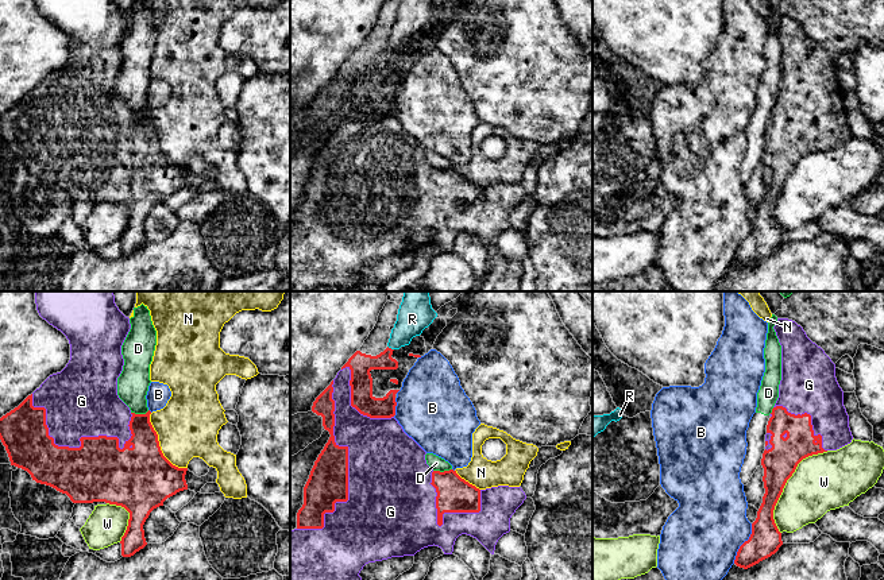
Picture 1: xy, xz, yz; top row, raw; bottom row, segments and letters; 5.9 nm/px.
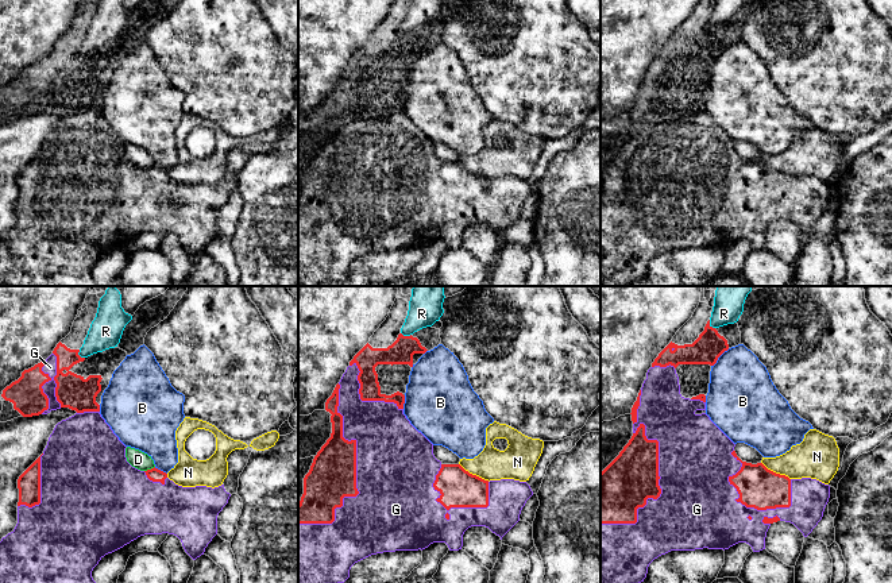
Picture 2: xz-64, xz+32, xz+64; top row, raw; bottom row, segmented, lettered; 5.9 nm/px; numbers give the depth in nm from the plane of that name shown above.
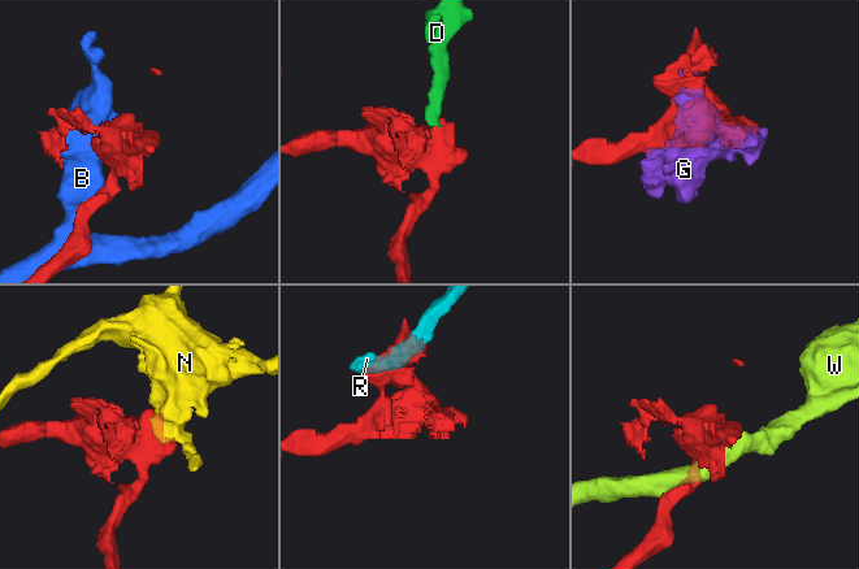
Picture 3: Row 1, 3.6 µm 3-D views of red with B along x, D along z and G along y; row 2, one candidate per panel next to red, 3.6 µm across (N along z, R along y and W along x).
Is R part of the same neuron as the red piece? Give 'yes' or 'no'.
no

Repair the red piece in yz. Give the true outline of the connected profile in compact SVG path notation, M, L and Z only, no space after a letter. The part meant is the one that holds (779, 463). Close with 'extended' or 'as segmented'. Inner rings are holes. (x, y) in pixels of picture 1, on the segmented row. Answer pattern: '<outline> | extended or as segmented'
M777 318L773 329L781 345L781 380L761 459L765 494L752 534L734 560L744 569L771 557L783 545L773 510L798 464L853 440L835 364L795 321Z | extended

